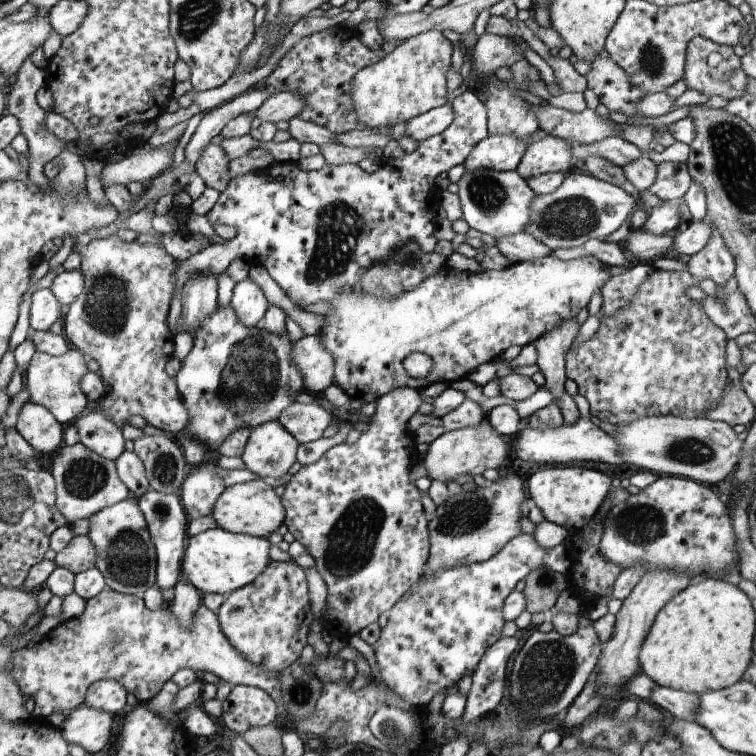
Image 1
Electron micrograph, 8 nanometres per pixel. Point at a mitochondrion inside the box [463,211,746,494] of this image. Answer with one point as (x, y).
(692, 450)

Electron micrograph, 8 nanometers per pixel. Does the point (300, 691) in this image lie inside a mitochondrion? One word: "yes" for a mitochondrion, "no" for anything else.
yes

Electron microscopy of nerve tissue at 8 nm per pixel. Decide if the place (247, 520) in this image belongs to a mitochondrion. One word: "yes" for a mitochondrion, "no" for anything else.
no

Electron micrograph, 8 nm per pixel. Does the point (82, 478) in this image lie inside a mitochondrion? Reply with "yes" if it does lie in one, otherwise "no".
yes

